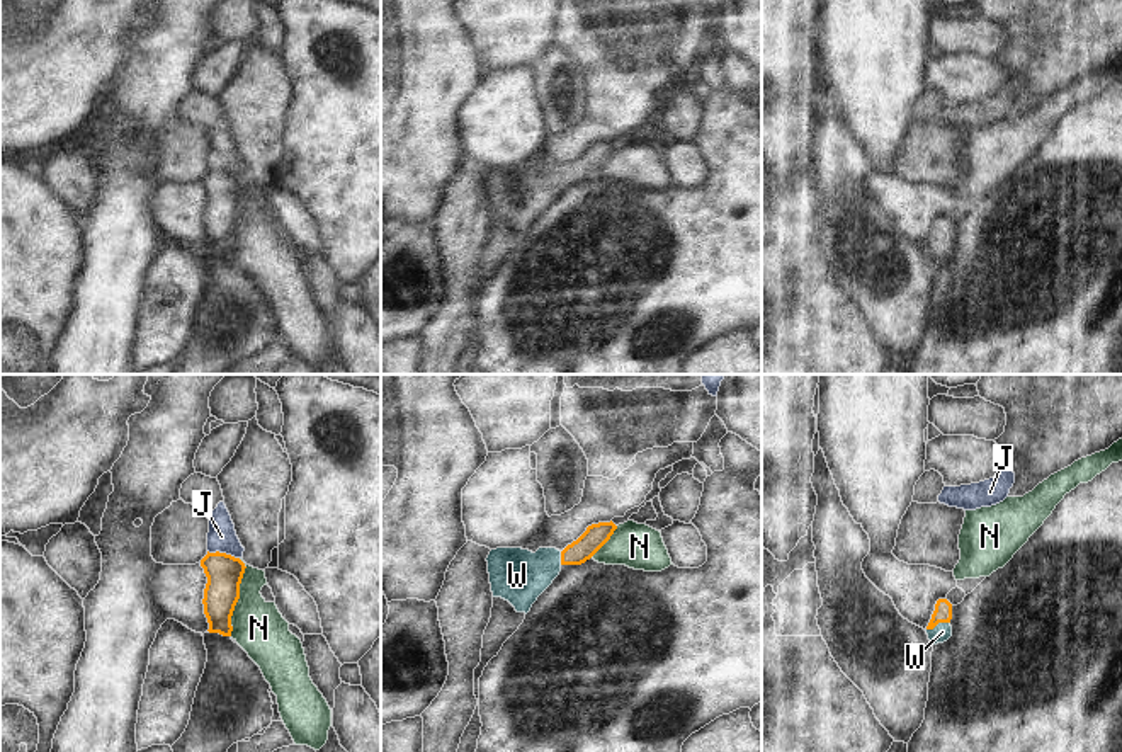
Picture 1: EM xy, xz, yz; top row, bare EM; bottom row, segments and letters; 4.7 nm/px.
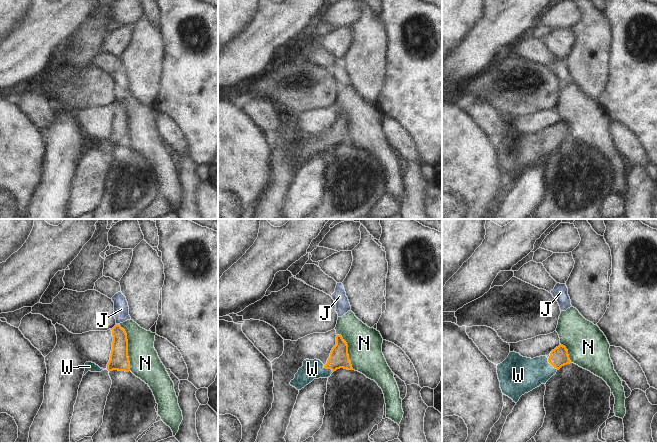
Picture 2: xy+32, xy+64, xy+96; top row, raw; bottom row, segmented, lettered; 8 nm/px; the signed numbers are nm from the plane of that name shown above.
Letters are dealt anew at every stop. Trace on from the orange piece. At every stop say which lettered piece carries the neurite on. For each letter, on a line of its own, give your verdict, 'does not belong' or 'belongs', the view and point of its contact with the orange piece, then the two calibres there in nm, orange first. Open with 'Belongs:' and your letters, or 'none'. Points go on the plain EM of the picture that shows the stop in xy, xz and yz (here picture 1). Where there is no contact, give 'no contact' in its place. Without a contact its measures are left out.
Belongs: W
J: does not belong; contact xy (223, 172); calibres 170 and 140 nm
N: does not belong; contact xy (238, 216); calibres 170 and 240 nm
W: belongs; contact yz (937, 242); calibres 90 and 90 nm

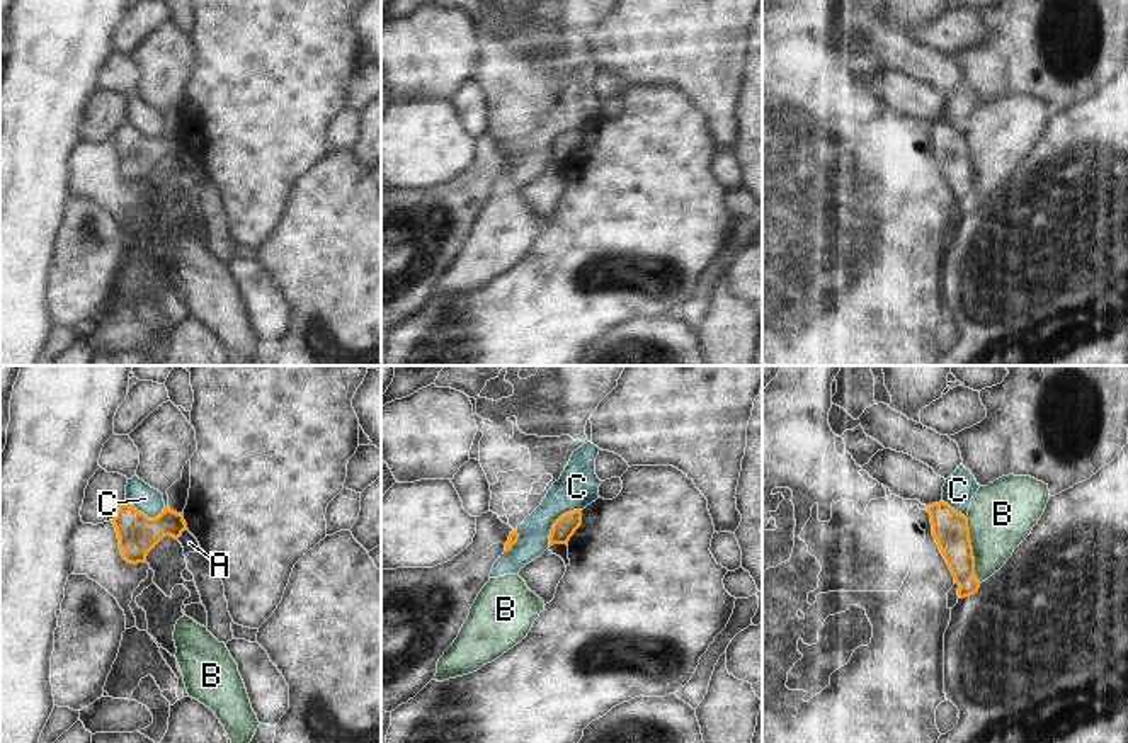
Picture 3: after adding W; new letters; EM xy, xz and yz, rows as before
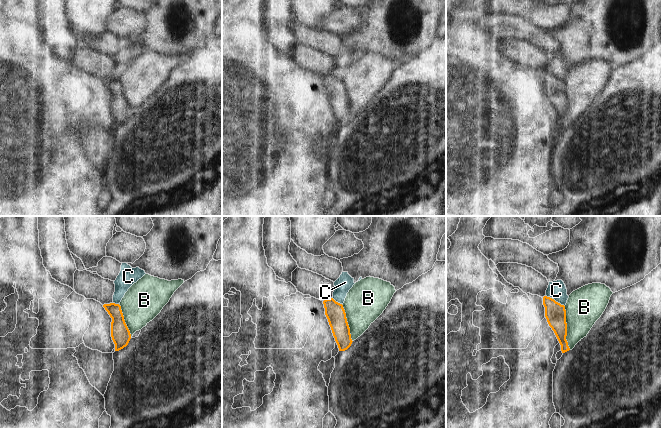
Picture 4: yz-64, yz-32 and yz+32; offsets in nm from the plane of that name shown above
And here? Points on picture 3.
Belongs: none
A: does not belong; contact xy (181, 153); calibres 190 and 80 nm
B: does not belong; contact yz (972, 169); calibres 170 and 320 nm
C: does not belong; contact xz (557, 140); calibres 100 and 190 nm

